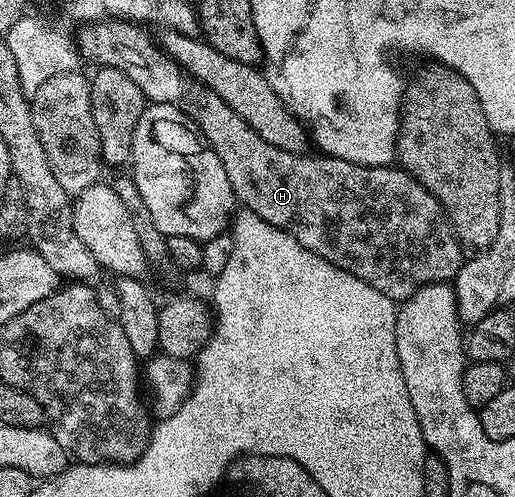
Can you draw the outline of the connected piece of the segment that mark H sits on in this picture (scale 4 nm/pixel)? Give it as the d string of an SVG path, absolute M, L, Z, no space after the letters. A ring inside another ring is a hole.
M103 18L89 23L80 32L79 53L85 61L93 60L93 65L122 70L126 78L134 78L134 86L142 90L145 101L165 104L182 110L196 126L203 141L218 154L226 178L230 178L232 195L240 200L247 211L258 214L270 226L290 234L306 250L318 254L331 264L339 264L342 270L353 272L374 290L382 290L386 298L403 302L409 300L420 288L428 284L442 284L455 281L460 265L466 259L465 249L456 236L456 229L444 213L444 207L415 178L399 166L370 168L346 162L323 154L308 156L298 152L287 152L270 142L266 142L252 127L214 90L199 84L188 72L184 72L147 36L145 29L134 22Z

